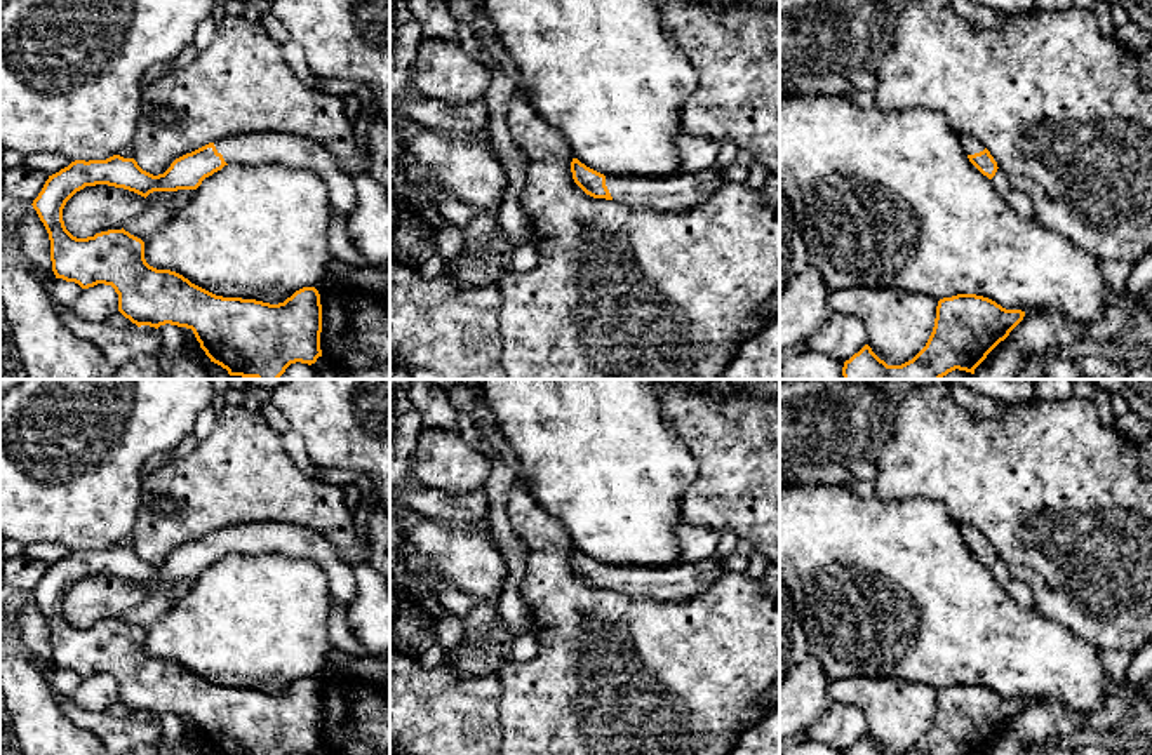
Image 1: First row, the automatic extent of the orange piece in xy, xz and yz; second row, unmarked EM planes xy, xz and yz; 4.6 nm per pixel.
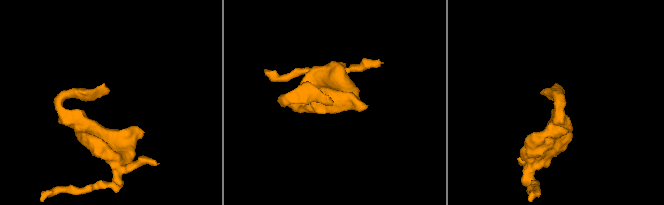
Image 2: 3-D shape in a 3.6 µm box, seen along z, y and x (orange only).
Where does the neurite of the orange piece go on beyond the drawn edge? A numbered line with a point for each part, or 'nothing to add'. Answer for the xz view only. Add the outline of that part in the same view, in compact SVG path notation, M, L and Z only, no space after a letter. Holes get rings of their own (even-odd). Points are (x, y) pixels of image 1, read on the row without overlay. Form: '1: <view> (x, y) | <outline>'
1: xz (683, 581) | M713 555L703 562L682 562L666 567L606 565L613 590L654 600L691 600L710 590L724 574L722 557Z

